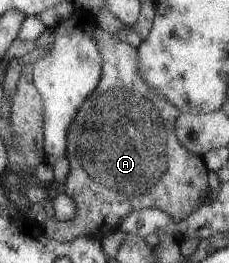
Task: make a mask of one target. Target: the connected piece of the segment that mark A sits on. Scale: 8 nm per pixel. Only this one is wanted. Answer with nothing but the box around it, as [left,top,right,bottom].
[45,25,209,242]

